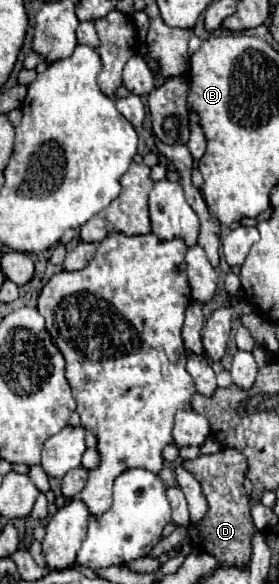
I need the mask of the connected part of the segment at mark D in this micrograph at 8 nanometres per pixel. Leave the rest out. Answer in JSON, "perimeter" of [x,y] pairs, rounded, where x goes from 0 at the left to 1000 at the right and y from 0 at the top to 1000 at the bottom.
{"perimeter":[[[792,767],[785,774],[749,781],[720,777],[692,788],[663,788],[656,801],[713,822],[749,860],[749,877],[713,897],[713,935],[771,949],[792,969],[885,969],[900,959],[900,921],[914,901],[892,880],[900,863],[871,832],[871,822],[885,815],[878,781],[842,767]]]}

